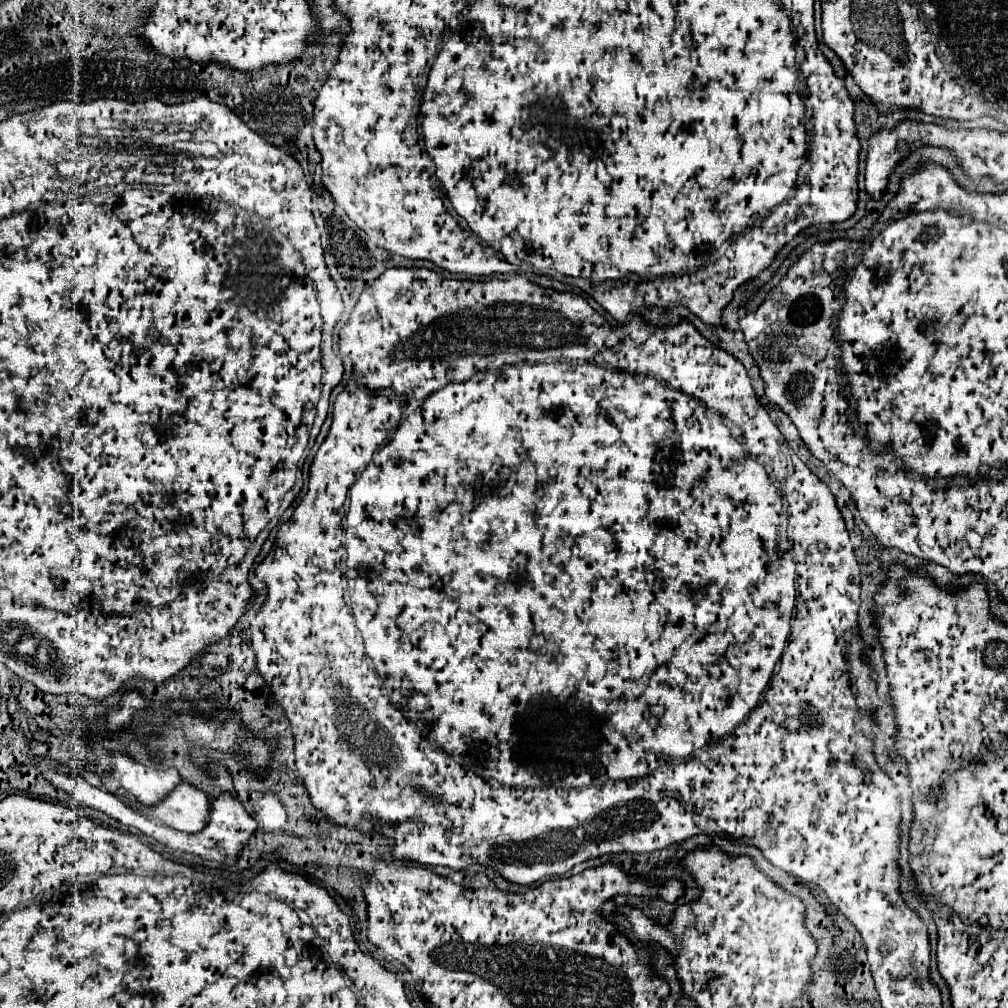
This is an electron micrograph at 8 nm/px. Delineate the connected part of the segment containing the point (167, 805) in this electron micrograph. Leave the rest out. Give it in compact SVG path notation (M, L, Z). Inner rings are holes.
M181 780L173 788L173 792L169 792L161 802L153 804L151 808L137 800L131 806L149 816L151 820L183 832L199 832L209 822L207 794L187 780Z

